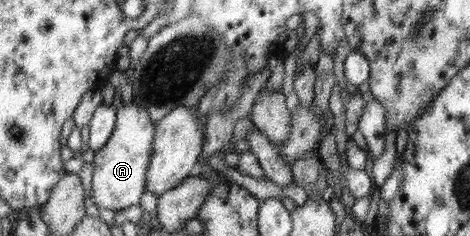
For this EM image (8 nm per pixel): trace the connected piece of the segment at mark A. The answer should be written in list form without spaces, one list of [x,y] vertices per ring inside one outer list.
[[[127,103],[116,112],[113,134],[105,146],[95,152],[92,163],[91,197],[98,209],[117,211],[139,203],[146,188],[146,171],[154,155],[154,134],[155,124],[142,106]]]

